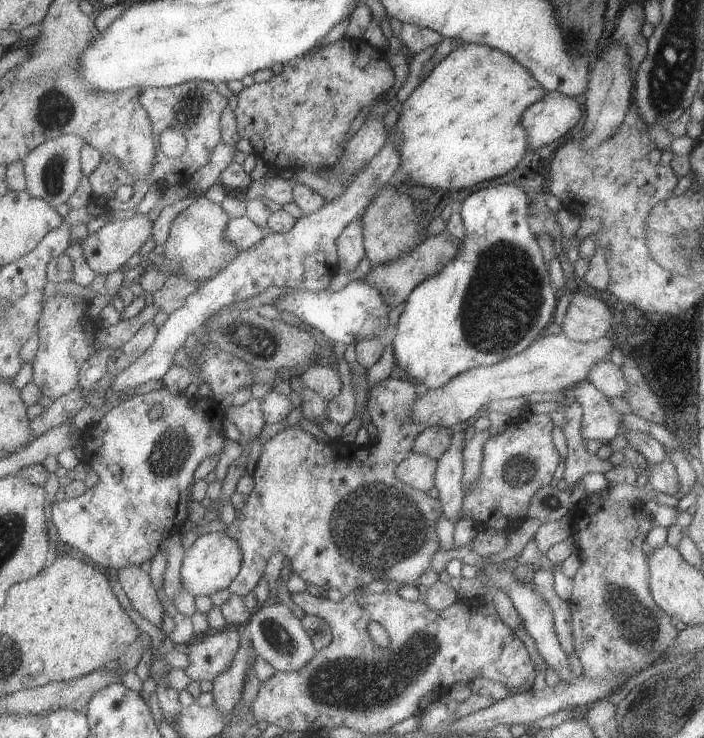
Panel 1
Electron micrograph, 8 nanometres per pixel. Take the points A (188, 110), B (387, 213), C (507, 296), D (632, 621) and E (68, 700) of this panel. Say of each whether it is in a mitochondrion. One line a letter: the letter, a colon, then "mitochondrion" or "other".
A: mitochondrion
B: mitochondrion
C: mitochondrion
D: mitochondrion
E: other

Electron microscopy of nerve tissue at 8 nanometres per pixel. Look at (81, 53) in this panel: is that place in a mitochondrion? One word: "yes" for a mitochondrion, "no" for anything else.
no

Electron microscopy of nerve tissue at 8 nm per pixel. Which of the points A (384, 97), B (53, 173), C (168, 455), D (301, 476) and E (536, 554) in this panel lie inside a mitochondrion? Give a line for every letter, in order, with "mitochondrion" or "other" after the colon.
A: other
B: mitochondrion
C: mitochondrion
D: other
E: other

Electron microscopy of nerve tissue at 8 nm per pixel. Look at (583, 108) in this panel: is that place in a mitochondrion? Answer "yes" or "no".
no

